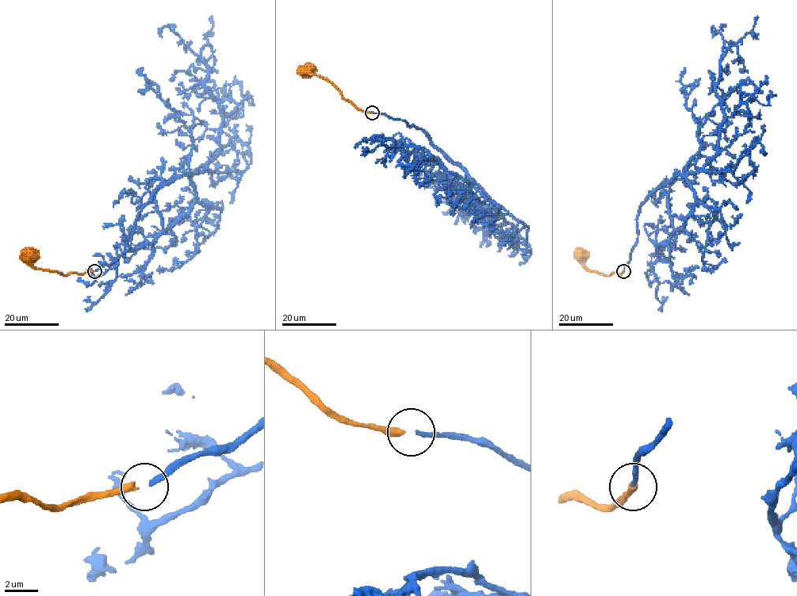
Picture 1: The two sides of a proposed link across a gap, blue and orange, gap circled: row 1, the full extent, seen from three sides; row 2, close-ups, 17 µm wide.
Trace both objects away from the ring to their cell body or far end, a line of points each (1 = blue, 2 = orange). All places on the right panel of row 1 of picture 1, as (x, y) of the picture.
1: (623, 271), (638, 207), (672, 178), (699, 171), (717, 150), (723, 42), (712, 26), (712, 37)
2: (623, 271), (604, 276), (586, 268), (580, 256)

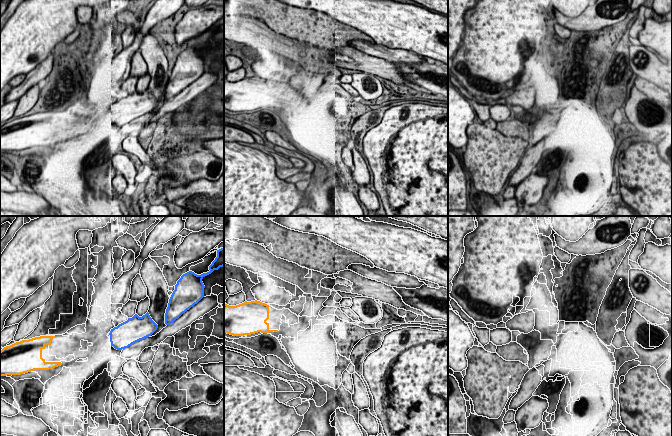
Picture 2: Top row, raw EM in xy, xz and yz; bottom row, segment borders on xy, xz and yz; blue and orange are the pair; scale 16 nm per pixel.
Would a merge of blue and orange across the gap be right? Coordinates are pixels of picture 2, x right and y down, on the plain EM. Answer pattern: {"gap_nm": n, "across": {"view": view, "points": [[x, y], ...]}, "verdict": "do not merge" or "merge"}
{"gap_nm": 850, "across": {"view": "xy", "points": [[111, 121], [61, 139]]}, "verdict": "merge"}

